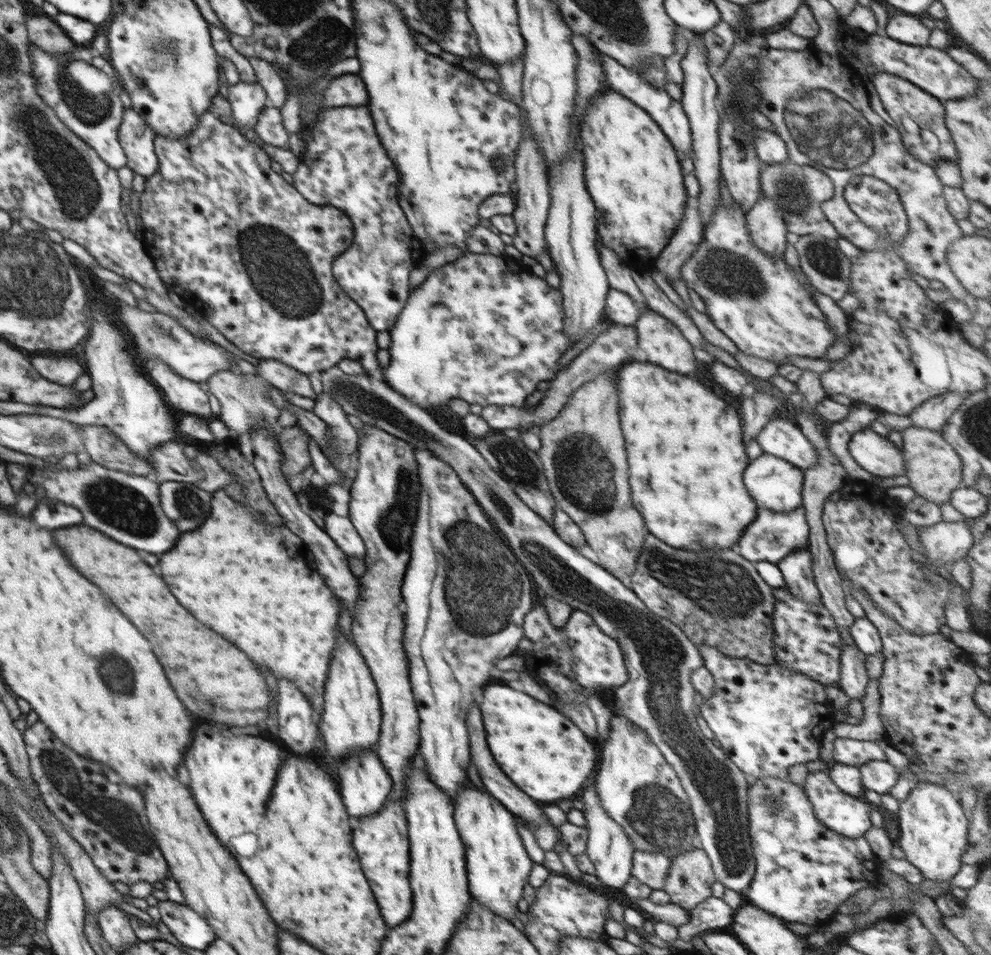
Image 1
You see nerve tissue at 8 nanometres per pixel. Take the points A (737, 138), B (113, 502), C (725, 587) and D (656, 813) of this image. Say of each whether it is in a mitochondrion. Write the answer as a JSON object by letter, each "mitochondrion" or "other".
{"A":"mitochondrion","B":"mitochondrion","C":"mitochondrion","D":"mitochondrion"}

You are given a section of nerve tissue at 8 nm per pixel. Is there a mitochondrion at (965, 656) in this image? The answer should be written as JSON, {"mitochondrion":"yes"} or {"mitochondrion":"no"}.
{"mitochondrion":"no"}

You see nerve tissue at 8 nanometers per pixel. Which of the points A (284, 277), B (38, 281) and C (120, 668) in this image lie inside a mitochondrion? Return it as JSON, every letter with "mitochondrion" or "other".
{"A":"mitochondrion","B":"mitochondrion","C":"mitochondrion"}

